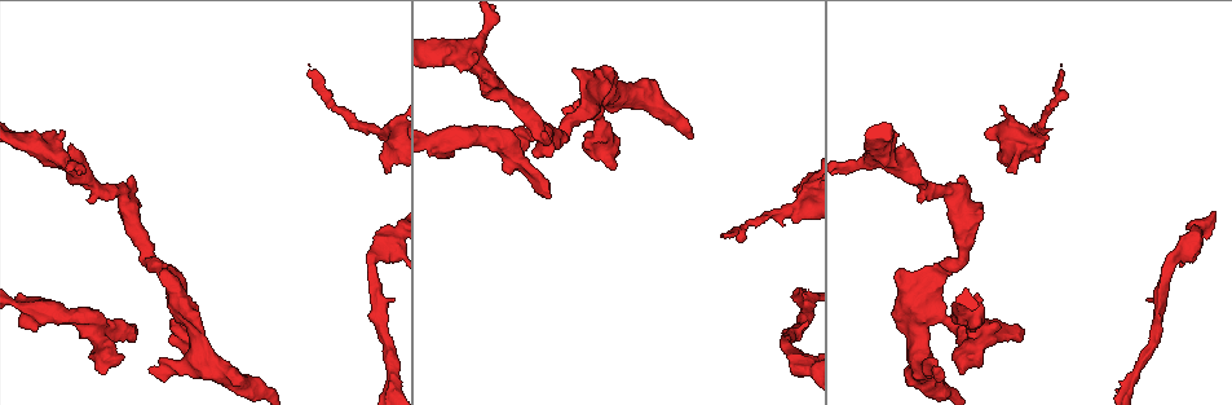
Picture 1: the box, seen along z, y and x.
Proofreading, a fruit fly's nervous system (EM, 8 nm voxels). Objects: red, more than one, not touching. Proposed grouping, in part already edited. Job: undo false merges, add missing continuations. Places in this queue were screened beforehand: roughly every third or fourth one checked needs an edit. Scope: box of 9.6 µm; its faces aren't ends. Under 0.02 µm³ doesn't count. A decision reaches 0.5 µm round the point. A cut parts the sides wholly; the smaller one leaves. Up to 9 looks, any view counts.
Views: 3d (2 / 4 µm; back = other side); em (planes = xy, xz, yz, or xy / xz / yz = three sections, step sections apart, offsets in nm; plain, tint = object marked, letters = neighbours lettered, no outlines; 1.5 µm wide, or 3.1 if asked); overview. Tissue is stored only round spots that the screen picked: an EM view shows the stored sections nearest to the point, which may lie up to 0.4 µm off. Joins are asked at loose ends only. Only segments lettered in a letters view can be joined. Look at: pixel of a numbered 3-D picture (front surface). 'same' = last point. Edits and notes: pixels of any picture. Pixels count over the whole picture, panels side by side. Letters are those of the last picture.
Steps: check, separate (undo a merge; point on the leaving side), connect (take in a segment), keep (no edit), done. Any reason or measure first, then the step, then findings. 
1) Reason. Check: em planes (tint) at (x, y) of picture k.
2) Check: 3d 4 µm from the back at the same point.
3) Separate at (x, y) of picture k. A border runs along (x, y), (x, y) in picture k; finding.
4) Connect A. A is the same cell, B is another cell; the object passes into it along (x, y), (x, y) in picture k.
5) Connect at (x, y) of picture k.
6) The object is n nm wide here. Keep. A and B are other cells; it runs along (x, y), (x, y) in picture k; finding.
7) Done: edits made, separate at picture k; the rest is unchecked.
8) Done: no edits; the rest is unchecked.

Free end. Check: 3d 4 µm at (51, 131) of picture 1.

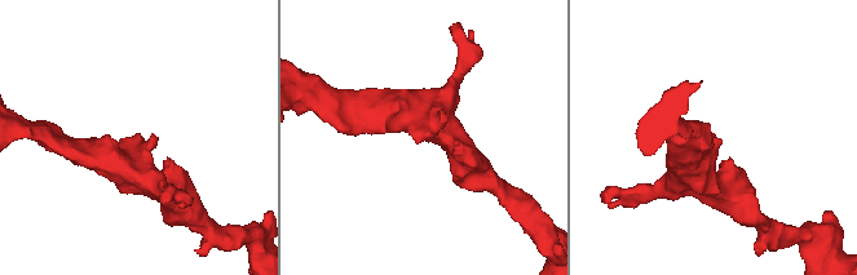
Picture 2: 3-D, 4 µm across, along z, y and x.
Check: em xz step 4 (tint) at (427, 134) of picture 2.

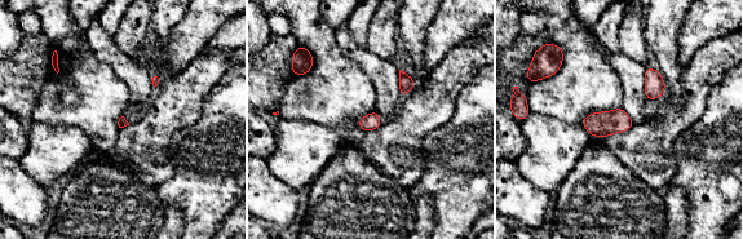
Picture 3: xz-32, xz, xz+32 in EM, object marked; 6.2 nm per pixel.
Cut it another way. Check: em xy step 8 (letters) at the same point.

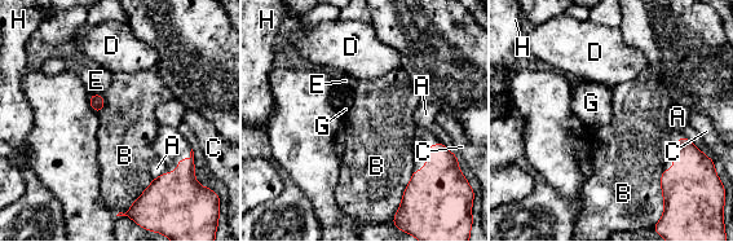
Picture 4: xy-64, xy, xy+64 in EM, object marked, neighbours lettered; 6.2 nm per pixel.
Keep. A, B, C, D, E, G and H are other cells; a border runs along (154, 179), (124, 212), (115, 215) in picture 4; no lettered segment goes on from it.

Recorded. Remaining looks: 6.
Stops while still wide. Check: 3d 2 µm at (516, 134) of picture 1.

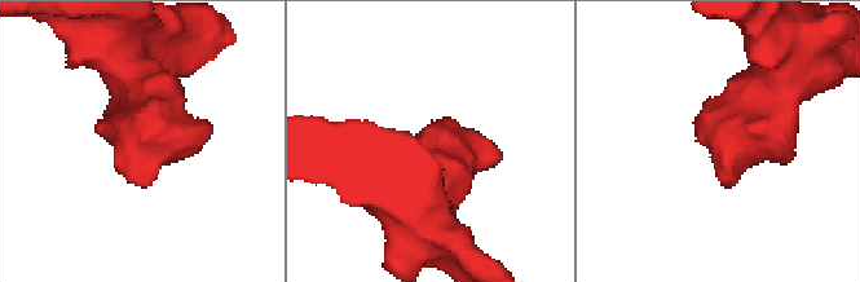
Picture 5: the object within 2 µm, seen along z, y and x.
Shape alone is not enough. Check: em planes (letters) at (141, 183) of picture 5.

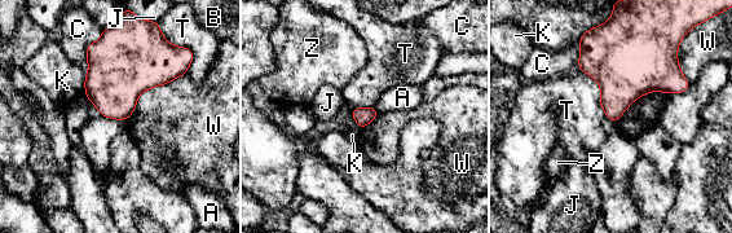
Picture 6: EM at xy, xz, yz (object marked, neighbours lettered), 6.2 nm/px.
Keep. A, B, C, J, K, T, W and Z are other cells; a border runs along (185, 73), (145, 89), (126, 119) in picture 6; no lettered segment goes on from it.

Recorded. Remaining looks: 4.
Thick turns thin. Check: em planes (letters) at (792, 219) of picture 1.

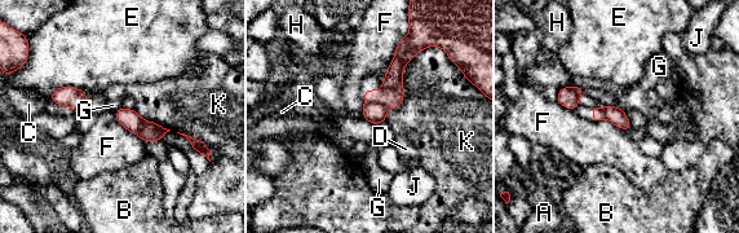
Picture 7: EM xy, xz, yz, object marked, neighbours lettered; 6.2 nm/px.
Separate at (394, 70) of picture 7. A, B, C, D, E, F, G, H, J and K are other cells; a border runs along (410, 35), (401, 78), (384, 89) in picture 7; two cells meet here.

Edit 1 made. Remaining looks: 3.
Done: edits made, separate at picture 7; the rest is unchecked.

